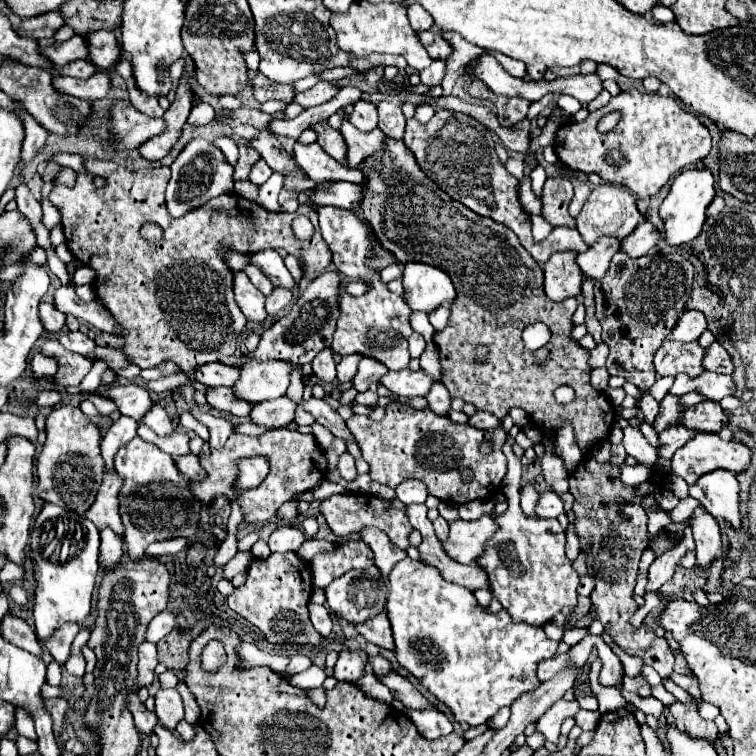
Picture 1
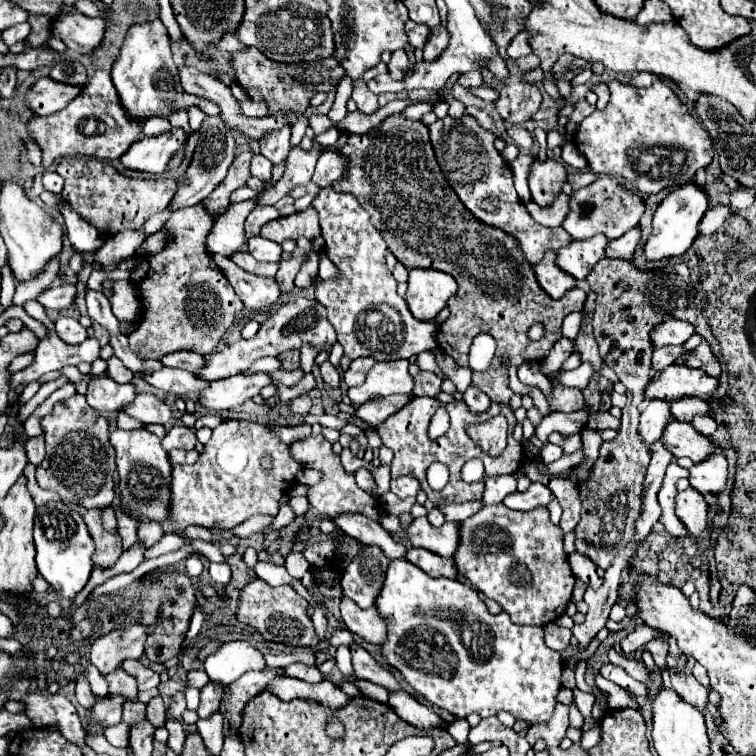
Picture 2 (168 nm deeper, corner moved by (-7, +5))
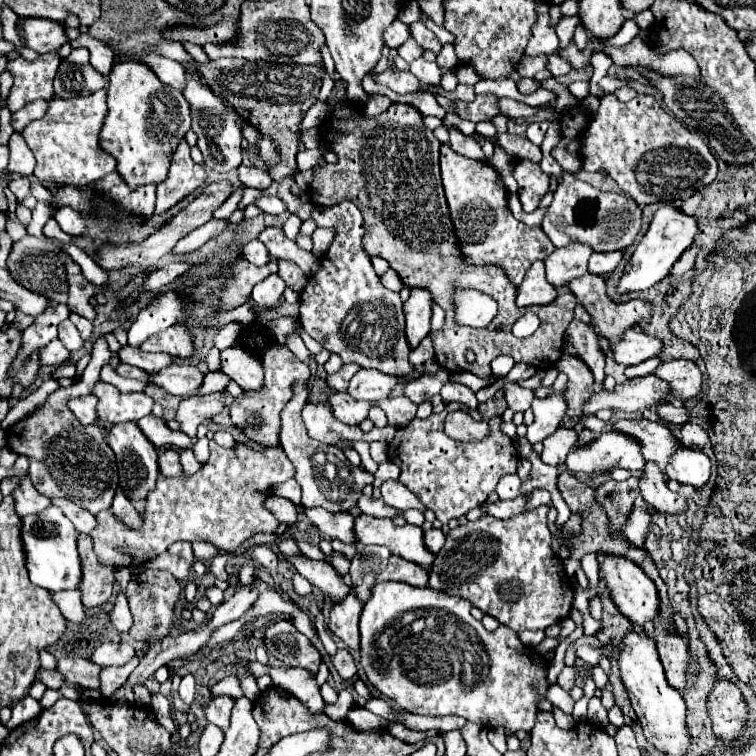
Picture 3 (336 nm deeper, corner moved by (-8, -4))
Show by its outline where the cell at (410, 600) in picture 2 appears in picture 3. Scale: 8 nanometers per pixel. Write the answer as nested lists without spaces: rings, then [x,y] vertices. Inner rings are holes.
[[[400,581],[376,583],[372,599],[364,605],[360,617],[360,635],[360,663],[368,681],[408,713],[434,717],[460,715],[476,725],[504,727],[510,733],[534,729],[540,711],[538,703],[546,699],[550,689],[548,663],[538,665],[536,653],[506,625],[500,625],[496,631],[486,631],[484,625],[472,617],[470,601]]]

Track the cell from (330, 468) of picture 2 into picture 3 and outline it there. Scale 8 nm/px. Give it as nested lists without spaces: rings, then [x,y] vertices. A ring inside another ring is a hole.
[[[294,385],[294,397],[280,413],[280,445],[296,469],[294,479],[302,487],[302,507],[308,507],[308,509],[324,507],[330,513],[348,511],[350,507],[356,505],[358,497],[362,495],[362,487],[374,481],[374,475],[348,463],[344,453],[340,453],[340,449],[318,443],[316,439],[312,439],[306,433],[300,411],[302,411],[302,405],[308,399],[308,395],[310,395],[310,391],[306,385]]]

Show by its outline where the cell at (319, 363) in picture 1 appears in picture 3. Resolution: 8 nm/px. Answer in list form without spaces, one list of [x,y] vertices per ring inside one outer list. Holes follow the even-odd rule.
[[[332,393],[328,397],[328,403],[332,405],[334,417],[348,425],[358,425],[362,419],[368,417],[368,409],[376,405],[368,401],[354,401],[348,393]]]

